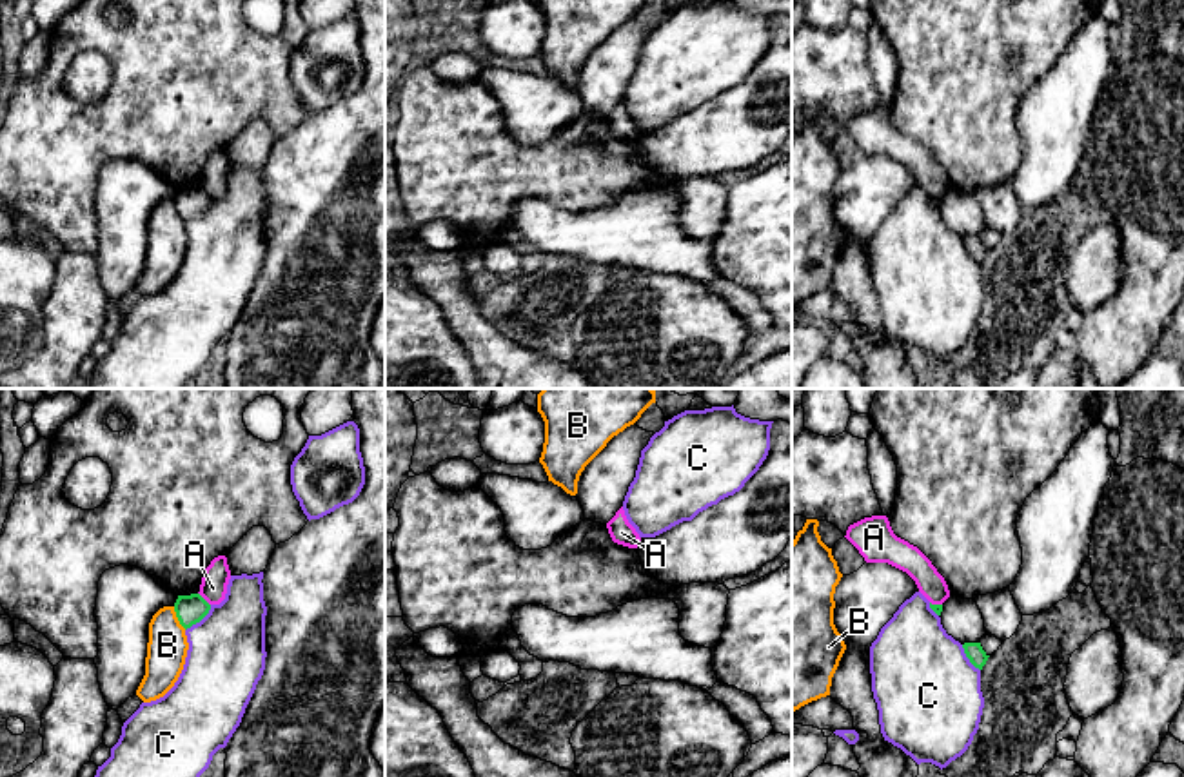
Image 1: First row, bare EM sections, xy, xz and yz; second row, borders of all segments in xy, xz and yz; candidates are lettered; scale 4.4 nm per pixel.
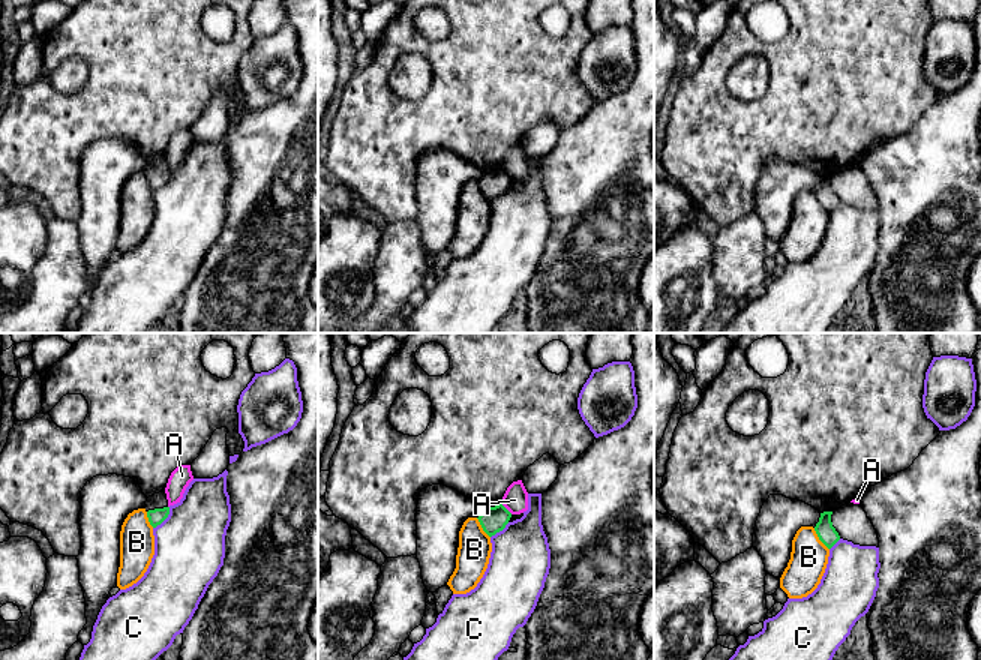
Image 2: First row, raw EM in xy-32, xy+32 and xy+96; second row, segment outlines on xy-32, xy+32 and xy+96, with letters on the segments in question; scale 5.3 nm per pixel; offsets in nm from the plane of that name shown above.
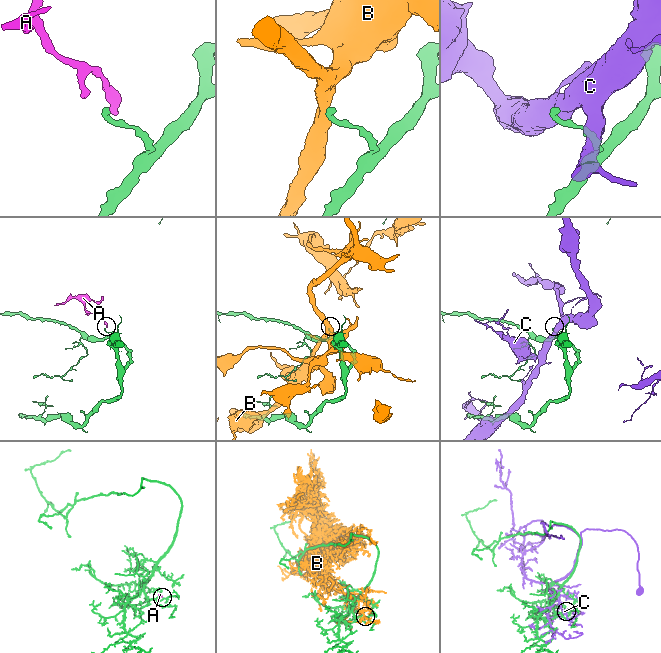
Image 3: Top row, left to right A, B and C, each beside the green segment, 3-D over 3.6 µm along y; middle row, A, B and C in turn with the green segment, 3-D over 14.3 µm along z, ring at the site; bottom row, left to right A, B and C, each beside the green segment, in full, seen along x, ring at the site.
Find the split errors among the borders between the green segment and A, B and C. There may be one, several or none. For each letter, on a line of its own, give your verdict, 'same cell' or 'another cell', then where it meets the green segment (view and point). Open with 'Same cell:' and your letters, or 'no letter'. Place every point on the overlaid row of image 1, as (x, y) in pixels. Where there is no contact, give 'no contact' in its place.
Same cell: no letter
A: another cell; contact xy (204, 599)
B: another cell; contact xy (178, 618)
C: another cell; contact xy (200, 619)

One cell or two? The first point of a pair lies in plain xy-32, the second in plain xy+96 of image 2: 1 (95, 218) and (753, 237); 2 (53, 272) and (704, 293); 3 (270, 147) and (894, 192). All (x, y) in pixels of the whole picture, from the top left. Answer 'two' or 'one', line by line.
1: two
2: two
3: one

